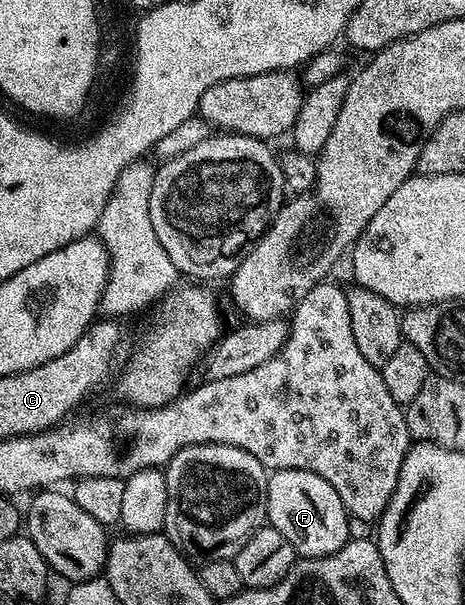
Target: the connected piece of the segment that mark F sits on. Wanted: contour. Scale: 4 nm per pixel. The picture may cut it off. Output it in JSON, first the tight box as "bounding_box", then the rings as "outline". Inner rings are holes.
{"bounding_box":[266,469,351,558],"outline":[[[276,469],[266,478],[266,519],[269,528],[280,531],[288,543],[292,543],[299,558],[323,557],[340,551],[351,540],[350,522],[340,495],[328,483],[312,471]]]}

